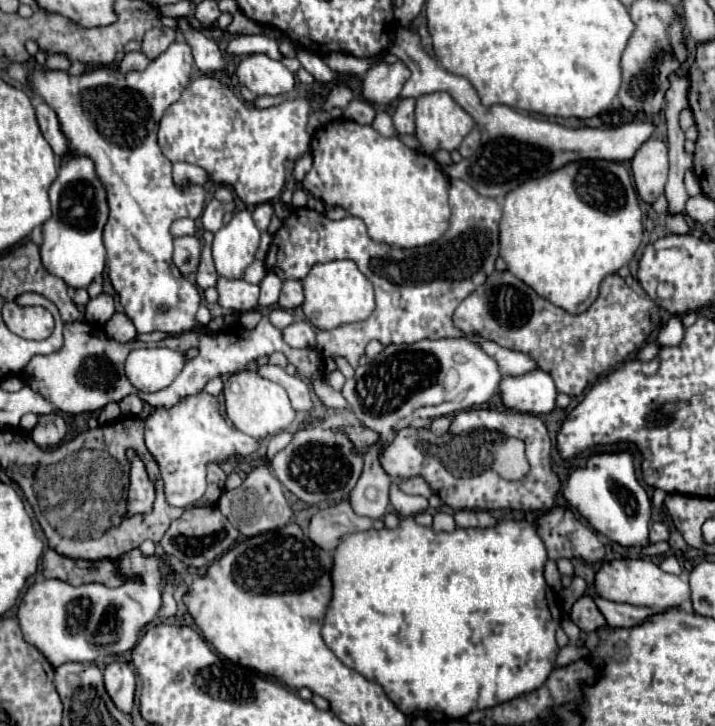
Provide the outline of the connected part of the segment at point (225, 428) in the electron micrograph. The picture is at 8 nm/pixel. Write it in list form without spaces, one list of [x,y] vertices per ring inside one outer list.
[[[207,392],[181,398],[173,408],[157,408],[145,420],[145,444],[155,456],[165,482],[165,496],[171,506],[191,506],[205,494],[209,464],[223,464],[229,458],[245,458],[259,448],[259,440],[239,432],[219,412],[219,402]]]

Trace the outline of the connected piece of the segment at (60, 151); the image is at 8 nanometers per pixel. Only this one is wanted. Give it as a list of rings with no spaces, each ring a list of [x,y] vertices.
[[[39,102],[35,106],[35,112],[37,112],[37,122],[39,122],[39,128],[45,136],[45,140],[49,142],[49,146],[53,148],[57,160],[61,160],[67,150],[69,150],[69,144],[67,144],[67,138],[63,136],[61,128],[59,128],[59,120],[57,120],[57,114],[45,104],[45,102]]]

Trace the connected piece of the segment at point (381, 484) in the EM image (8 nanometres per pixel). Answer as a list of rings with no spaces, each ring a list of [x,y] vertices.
[[[369,448],[365,458],[365,470],[357,486],[351,490],[351,506],[359,516],[383,518],[389,506],[389,484],[391,476],[383,472],[377,460],[379,448]]]

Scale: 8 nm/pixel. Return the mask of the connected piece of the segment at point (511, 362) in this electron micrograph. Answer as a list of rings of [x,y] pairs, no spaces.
[[[471,336],[471,340],[477,342],[489,356],[495,356],[495,360],[497,360],[497,364],[499,364],[499,368],[505,376],[523,376],[527,372],[537,370],[537,362],[529,354],[515,352],[515,350],[509,350],[509,348],[501,348],[495,342],[475,338],[475,336]]]

